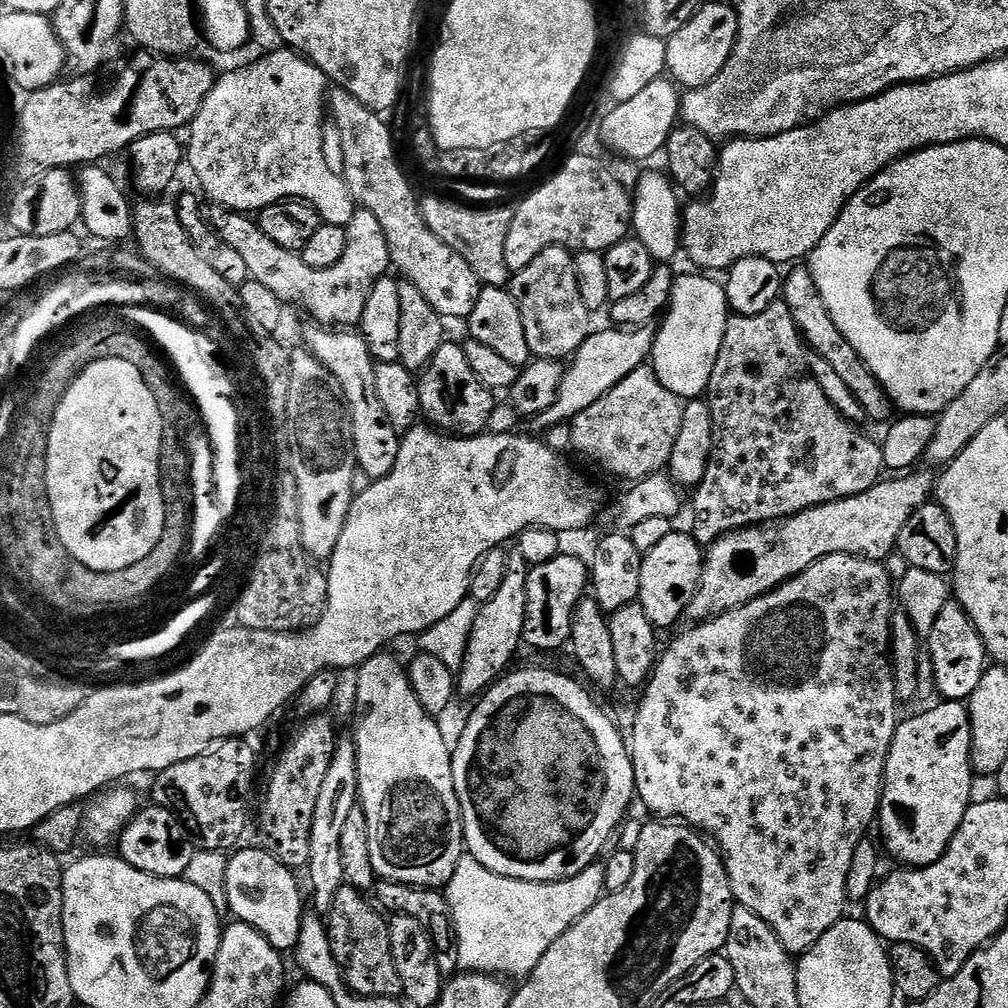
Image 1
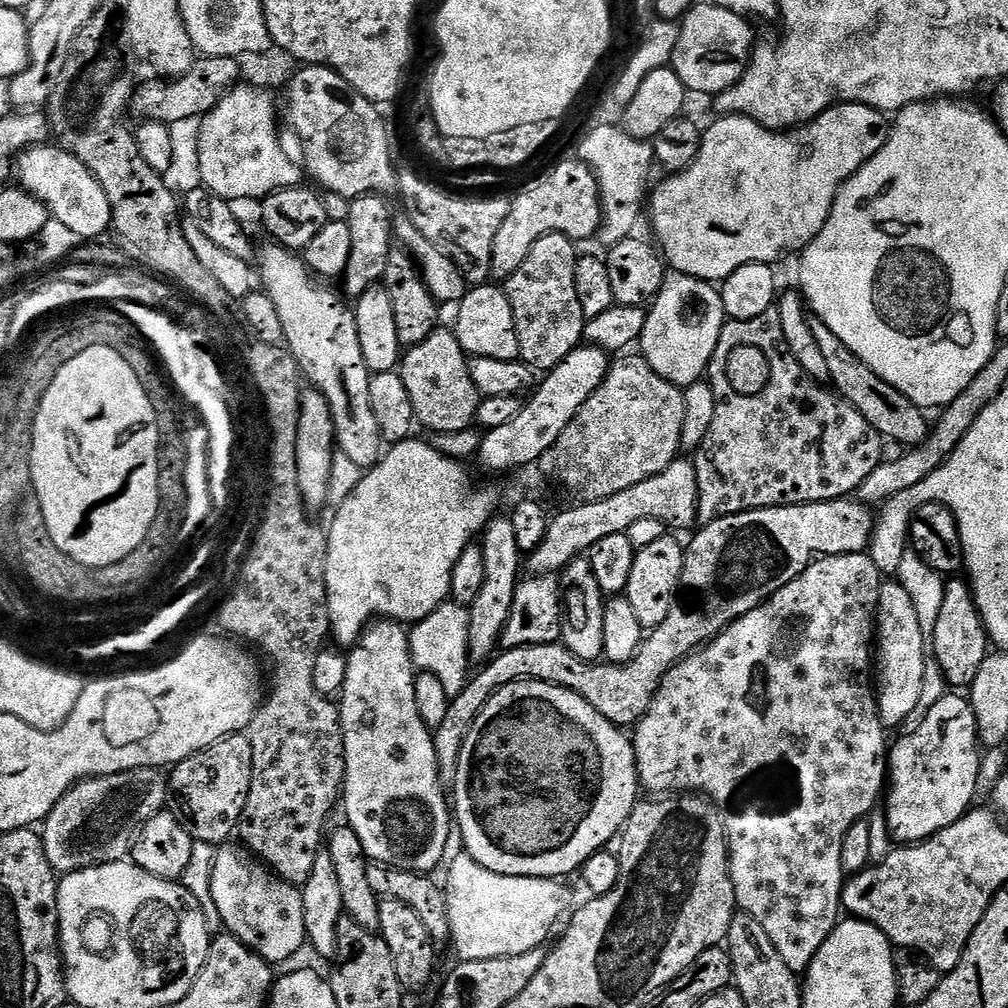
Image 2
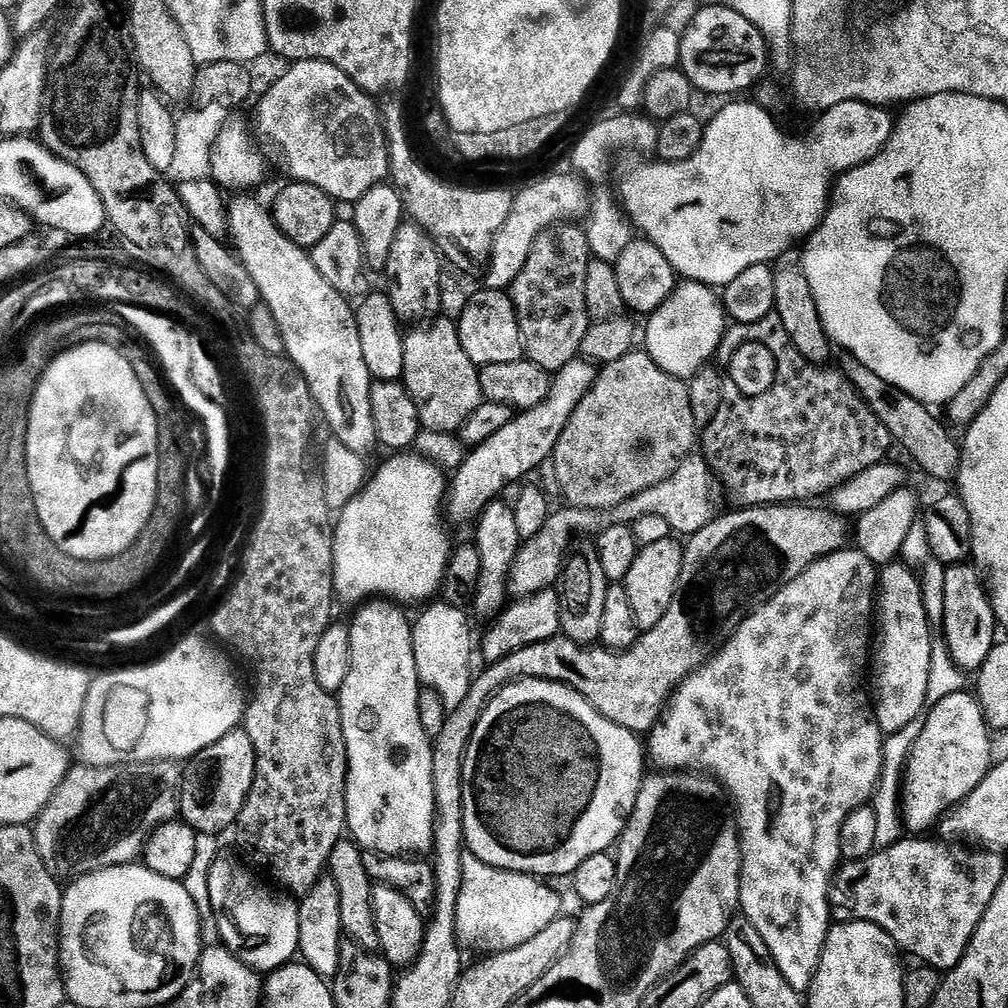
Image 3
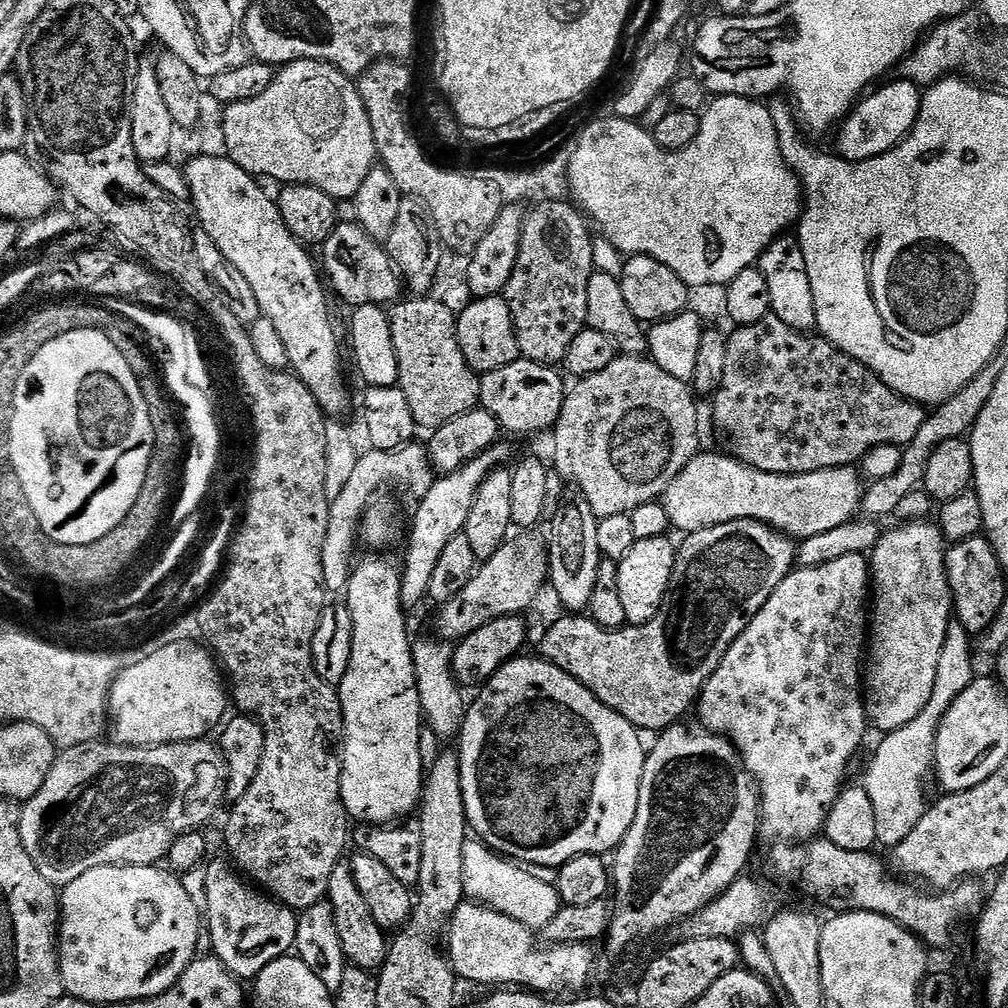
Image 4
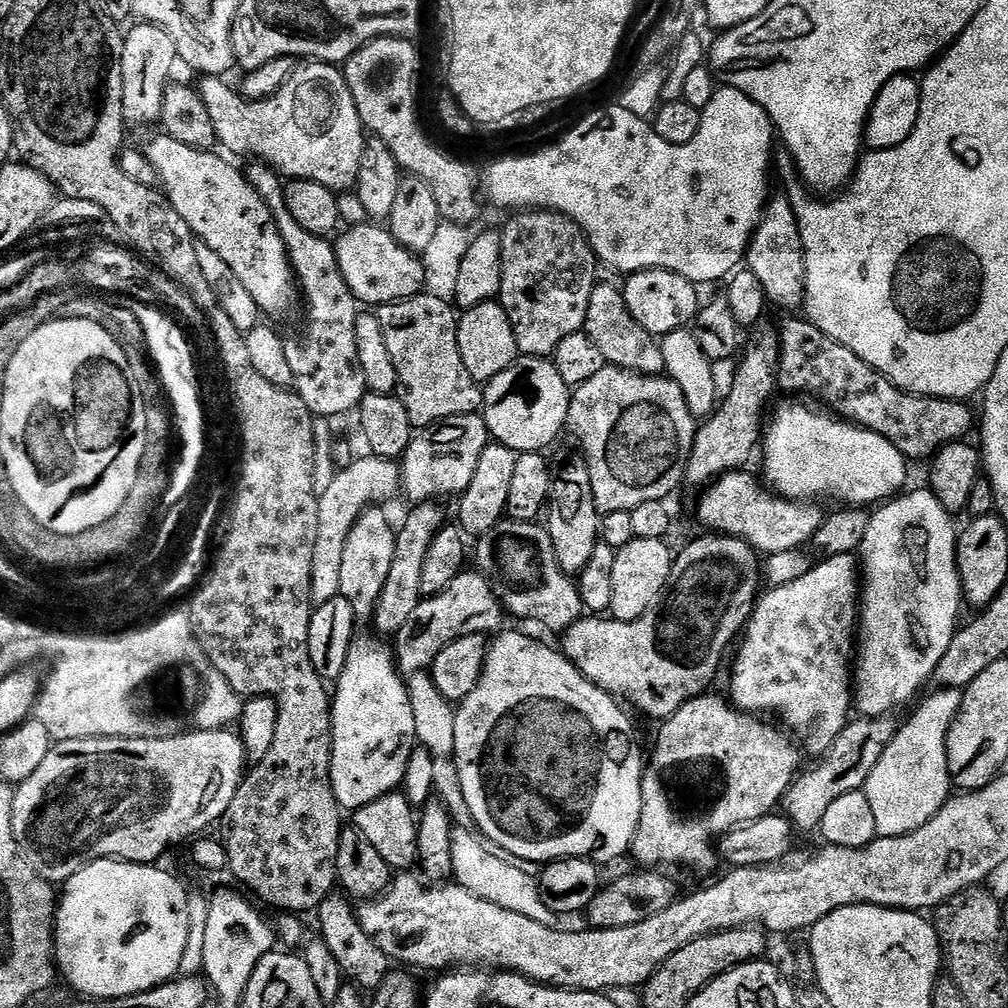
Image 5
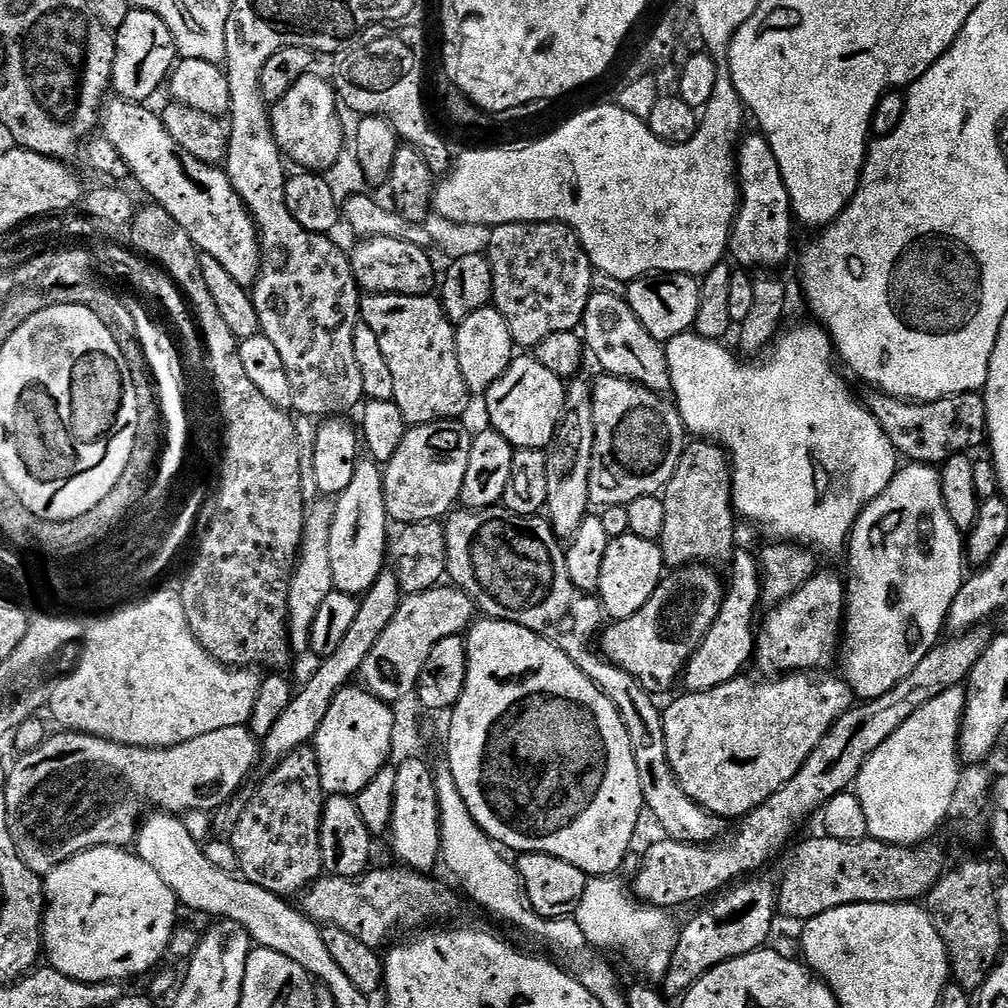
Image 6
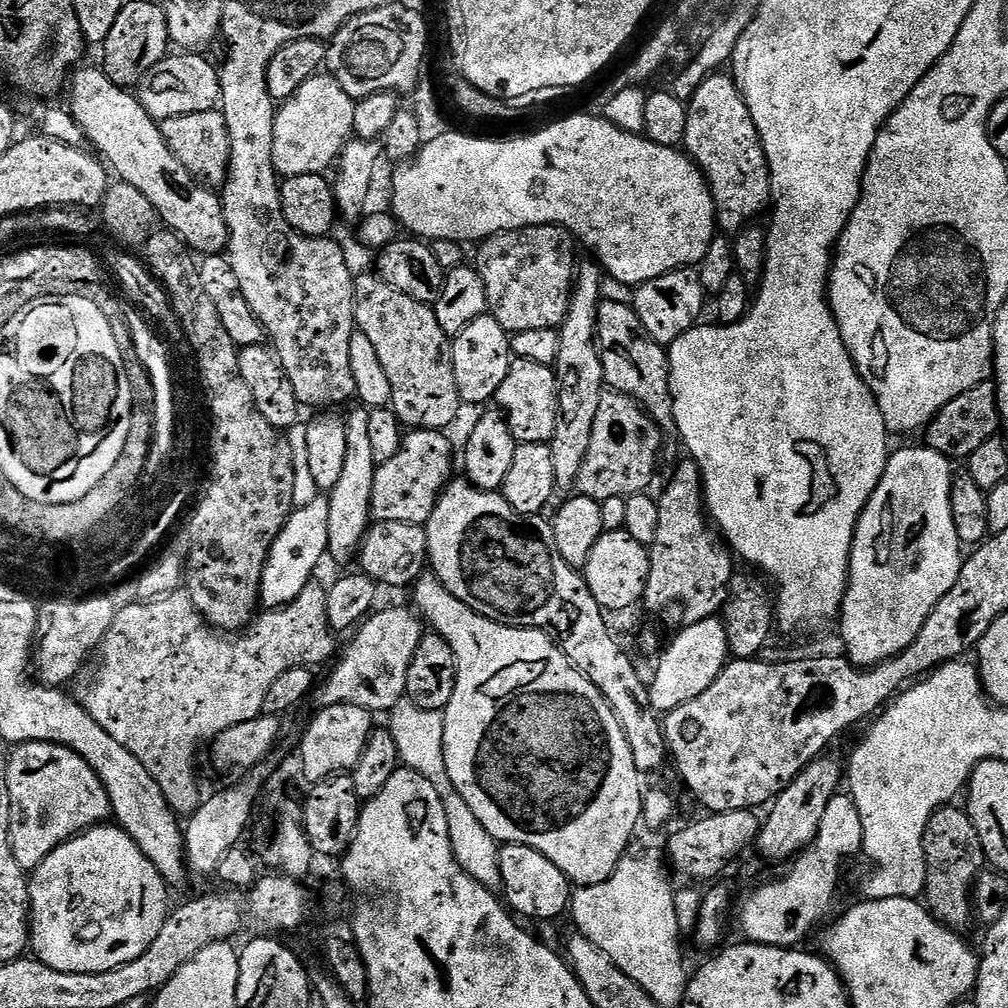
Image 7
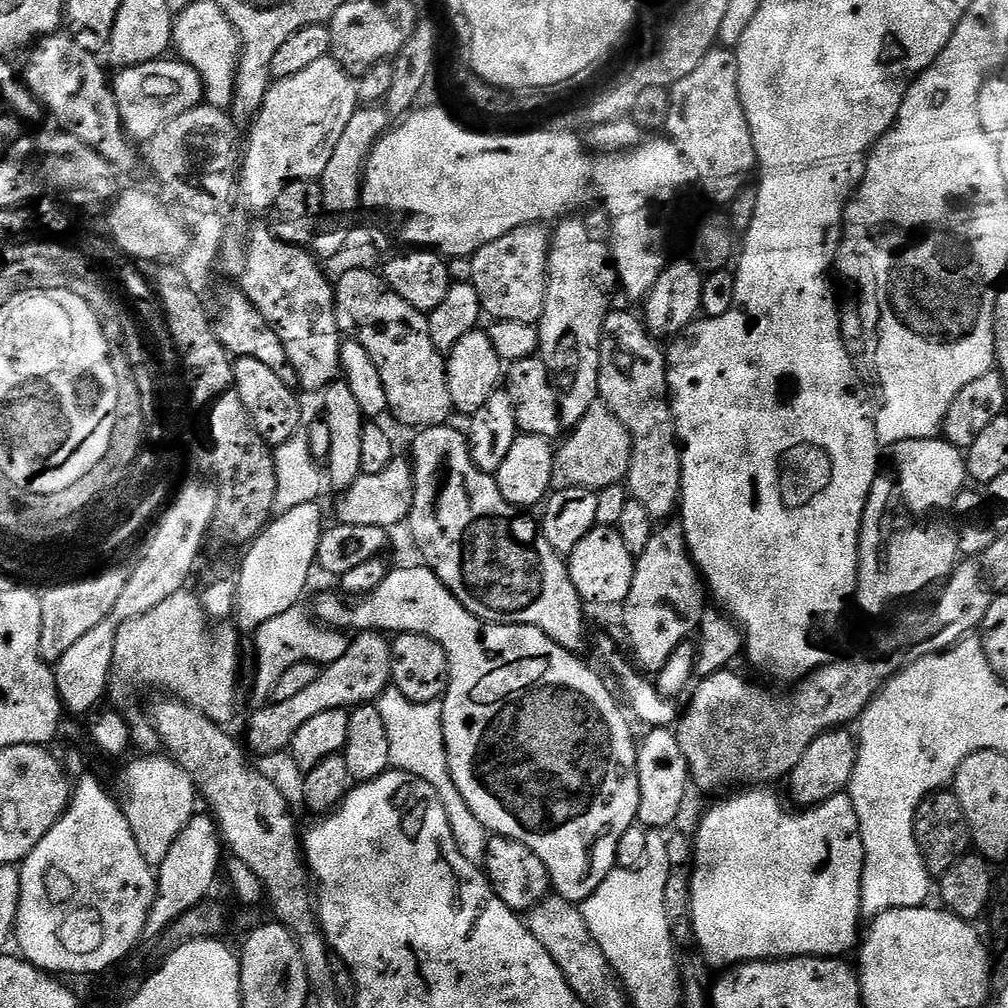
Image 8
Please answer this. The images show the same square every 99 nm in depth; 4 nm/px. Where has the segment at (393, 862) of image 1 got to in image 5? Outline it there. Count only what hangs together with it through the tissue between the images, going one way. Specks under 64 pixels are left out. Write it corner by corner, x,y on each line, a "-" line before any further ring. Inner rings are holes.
380,506
366,508
356,519
350,530
350,538
346,538
346,551
342,553
342,582
340,595
350,602
357,621
371,621
376,614
376,603
380,601
382,590
386,586
386,578
390,574
390,566
394,566
394,546
397,529
392,528
385,509
-
360,634
353,639
346,666
334,681
330,782
334,798
344,810
361,808
382,794
397,791
417,743
405,677
396,667
393,649
372,636

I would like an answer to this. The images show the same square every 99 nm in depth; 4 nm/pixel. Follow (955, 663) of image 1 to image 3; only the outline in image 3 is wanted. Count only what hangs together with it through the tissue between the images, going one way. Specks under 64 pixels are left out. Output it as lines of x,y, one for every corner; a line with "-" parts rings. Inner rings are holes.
971,563
945,567
946,586
942,586
944,637
954,662
965,673
975,673
990,658
990,650
998,643
998,625
992,609
992,598
983,575

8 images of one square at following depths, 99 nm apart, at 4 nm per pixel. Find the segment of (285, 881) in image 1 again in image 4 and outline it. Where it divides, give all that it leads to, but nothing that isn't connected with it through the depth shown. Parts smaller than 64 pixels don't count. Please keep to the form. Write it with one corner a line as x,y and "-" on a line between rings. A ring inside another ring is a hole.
209,859
205,867
206,931
213,939
212,952
216,959
221,960
233,976
255,978
270,962
293,951
297,913
245,882
237,869
222,859

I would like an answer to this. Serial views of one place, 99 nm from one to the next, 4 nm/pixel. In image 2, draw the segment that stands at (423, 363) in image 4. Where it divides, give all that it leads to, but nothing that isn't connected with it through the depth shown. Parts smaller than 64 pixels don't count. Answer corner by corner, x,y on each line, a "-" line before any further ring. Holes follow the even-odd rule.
437,327
436,332
426,338
426,342
403,353
398,371
406,382
406,391
410,393
410,402
421,429
429,428
432,434
461,432
476,424
482,397
474,386
474,378
470,378
469,359
455,331
442,327

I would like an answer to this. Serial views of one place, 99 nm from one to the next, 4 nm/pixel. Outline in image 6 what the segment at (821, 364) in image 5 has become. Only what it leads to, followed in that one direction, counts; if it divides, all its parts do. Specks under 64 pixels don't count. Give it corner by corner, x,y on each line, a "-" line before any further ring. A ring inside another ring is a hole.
879,390
869,391
866,407
872,411
878,426
890,438
897,453
913,464
942,466
950,458
971,453
971,448
988,439
986,402
980,392
958,394
947,400
913,402
898,396
888,396

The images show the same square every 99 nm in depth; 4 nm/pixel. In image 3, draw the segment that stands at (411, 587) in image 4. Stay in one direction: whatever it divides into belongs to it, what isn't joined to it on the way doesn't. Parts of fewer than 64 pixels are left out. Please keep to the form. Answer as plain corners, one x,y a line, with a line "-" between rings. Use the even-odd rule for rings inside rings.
571,360
552,376
548,396
542,403
513,415
511,422
502,426
494,438
486,438
486,442
465,455
459,470
451,473
446,488
446,510
448,506
448,516
454,523
475,521
480,511
503,493
500,492
503,488
510,487
515,480
523,481
528,478
523,476
530,475
539,464
547,465
551,461
558,438
566,422
570,422
570,414
595,382
597,371
597,365
589,364
587,360

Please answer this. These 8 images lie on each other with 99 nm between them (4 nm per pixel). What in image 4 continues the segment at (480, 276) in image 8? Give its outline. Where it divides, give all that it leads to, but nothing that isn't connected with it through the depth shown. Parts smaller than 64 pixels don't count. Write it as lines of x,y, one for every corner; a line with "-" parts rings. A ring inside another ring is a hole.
568,200
542,202
532,209
524,217
518,258
502,295
510,306
521,357
560,366
574,338
588,327
586,290
595,266
593,229
585,213

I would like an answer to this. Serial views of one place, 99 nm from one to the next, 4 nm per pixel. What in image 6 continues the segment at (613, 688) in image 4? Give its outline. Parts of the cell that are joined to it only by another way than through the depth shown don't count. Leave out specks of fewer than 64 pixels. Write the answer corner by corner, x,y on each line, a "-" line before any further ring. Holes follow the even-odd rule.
689,564
669,571
638,614
609,623
603,629
603,655
626,670
647,692
670,691
683,677
688,660
719,616
726,584
716,572
719,571
707,564

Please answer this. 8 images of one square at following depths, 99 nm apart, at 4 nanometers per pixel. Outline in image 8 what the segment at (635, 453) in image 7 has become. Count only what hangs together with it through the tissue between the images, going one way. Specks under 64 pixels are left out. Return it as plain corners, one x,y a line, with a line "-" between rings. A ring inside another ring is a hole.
602,402
590,406
590,410
586,410
586,418
582,418
582,422
578,422
578,426
571,429
567,436
568,441
556,448
553,489
599,490
606,486
625,483
632,457
632,435
607,406

